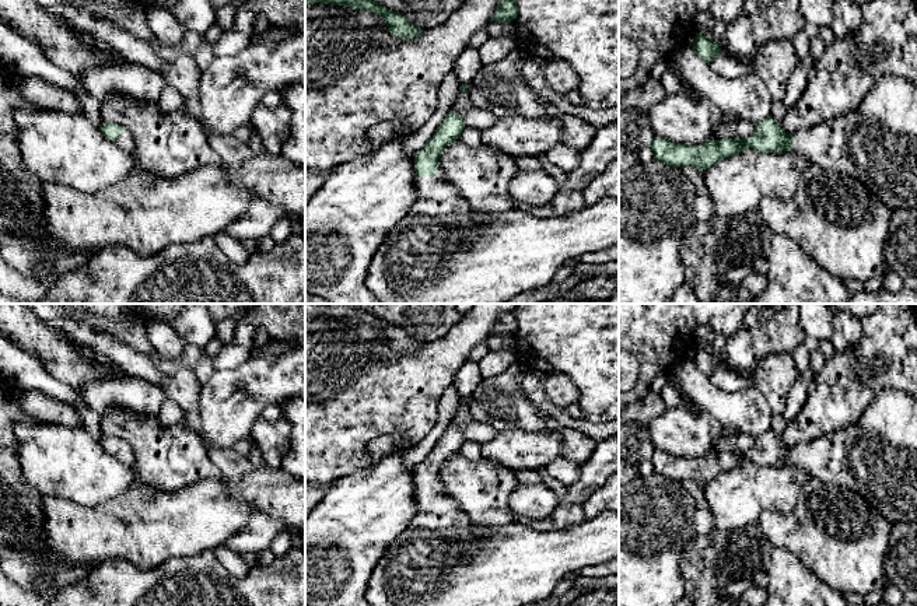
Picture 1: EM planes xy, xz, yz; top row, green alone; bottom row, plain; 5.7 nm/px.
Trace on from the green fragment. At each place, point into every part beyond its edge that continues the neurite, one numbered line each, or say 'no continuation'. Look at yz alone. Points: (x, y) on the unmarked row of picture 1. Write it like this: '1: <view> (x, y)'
1: yz (877, 456)

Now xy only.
1: xy (125, 455)

